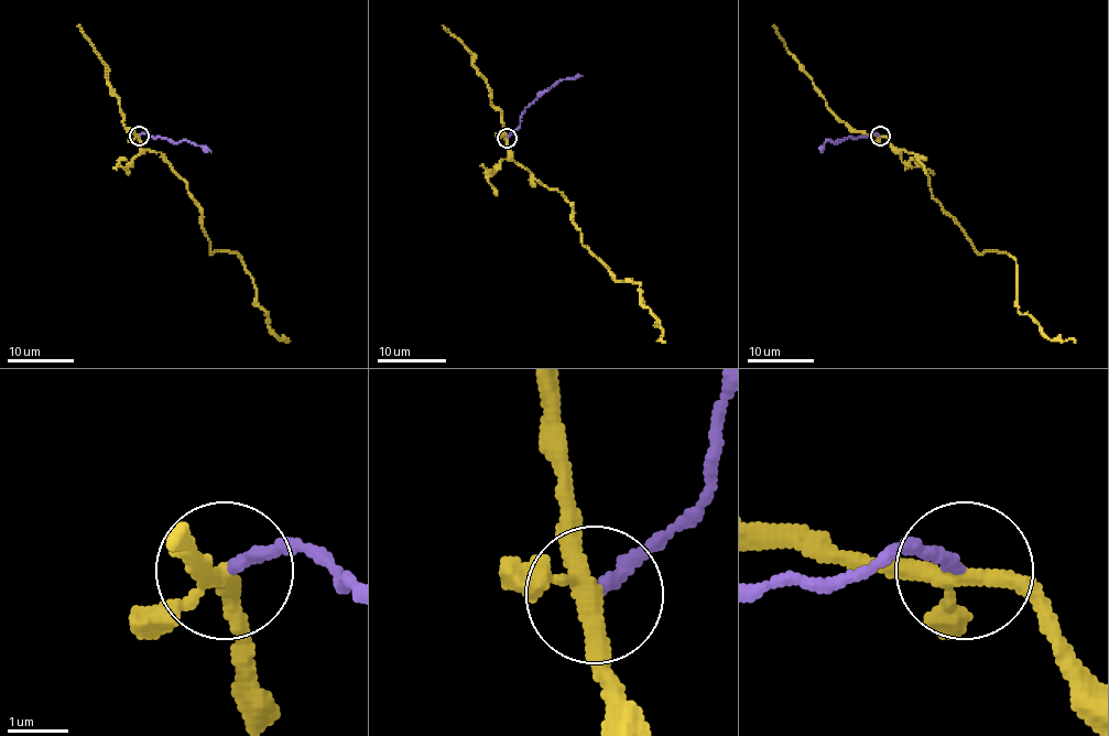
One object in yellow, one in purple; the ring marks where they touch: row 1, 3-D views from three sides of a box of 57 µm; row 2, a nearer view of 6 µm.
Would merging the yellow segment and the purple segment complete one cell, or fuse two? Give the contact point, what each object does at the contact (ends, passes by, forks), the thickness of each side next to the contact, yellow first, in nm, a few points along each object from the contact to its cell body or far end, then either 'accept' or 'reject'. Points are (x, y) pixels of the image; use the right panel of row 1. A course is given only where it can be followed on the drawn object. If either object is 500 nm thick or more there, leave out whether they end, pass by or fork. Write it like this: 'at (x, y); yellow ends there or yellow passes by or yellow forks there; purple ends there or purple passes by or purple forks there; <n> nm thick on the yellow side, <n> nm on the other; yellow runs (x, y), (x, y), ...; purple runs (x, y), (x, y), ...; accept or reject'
at (880, 136); yellow forks there; purple ends there; 240 nm thick on the yellow side, 200 nm on the other; yellow runs (880, 136), (912, 152), (932, 195), (979, 253), (1004, 251), (1015, 261), (1021, 313), (1051, 339), (1075, 341); purple runs (880, 136), (827, 140), (821, 152); reject

